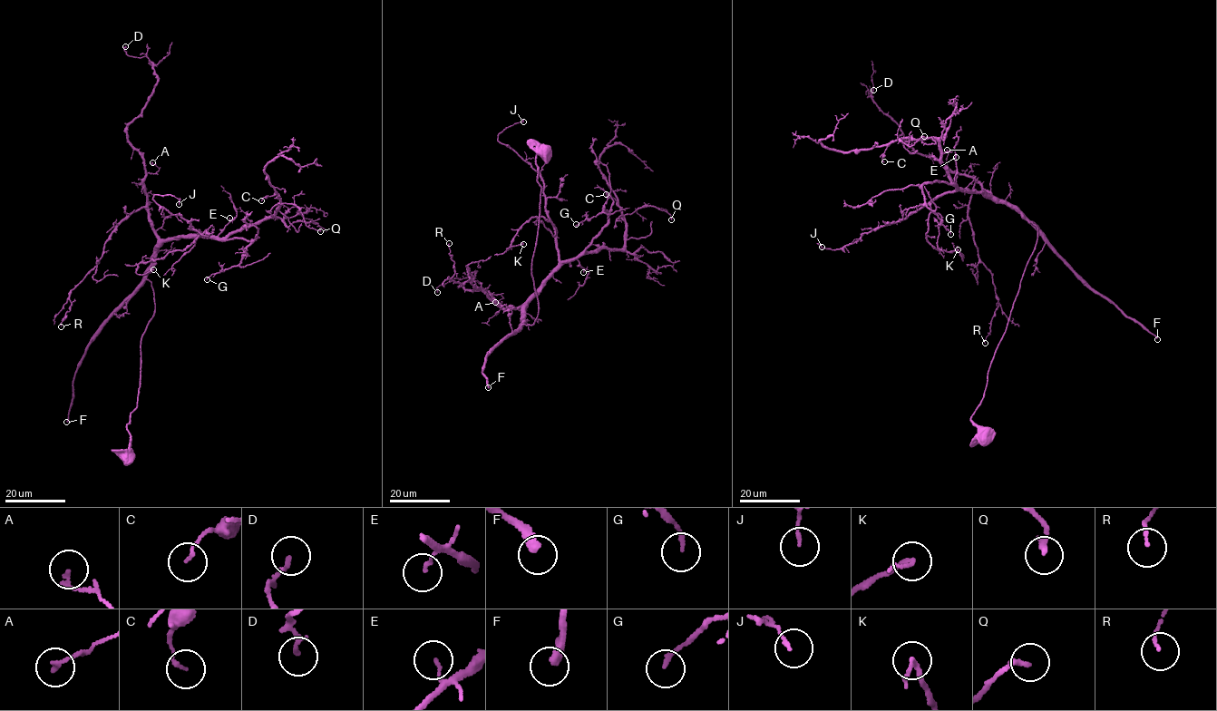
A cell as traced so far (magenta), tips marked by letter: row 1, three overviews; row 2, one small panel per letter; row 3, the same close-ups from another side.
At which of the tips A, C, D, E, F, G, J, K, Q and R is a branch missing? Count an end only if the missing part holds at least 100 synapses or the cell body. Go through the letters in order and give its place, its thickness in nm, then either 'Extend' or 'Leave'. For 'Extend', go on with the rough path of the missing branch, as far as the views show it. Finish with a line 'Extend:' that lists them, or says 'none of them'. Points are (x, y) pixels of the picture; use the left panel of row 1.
A: Place: (152, 162). Thickness 150 nm. Leave
C: Place: (261, 200). Thickness 120 nm. Leave
D: Place: (125, 46). Thickness 180 nm. Leave
E: Place: (229, 218). Thickness 110 nm. Leave
F: Place: (66, 422). Thickness 320 nm. Extend
G: Place: (207, 279). Thickness 160 nm. Leave
J: Place: (179, 204). Thickness 120 nm. Leave
K: Place: (153, 269). Thickness 180 nm. Leave
Q: Place: (320, 231). Thickness 200 nm. Leave
R: Place: (61, 326). Thickness 120 nm. Leave
Extend: F

